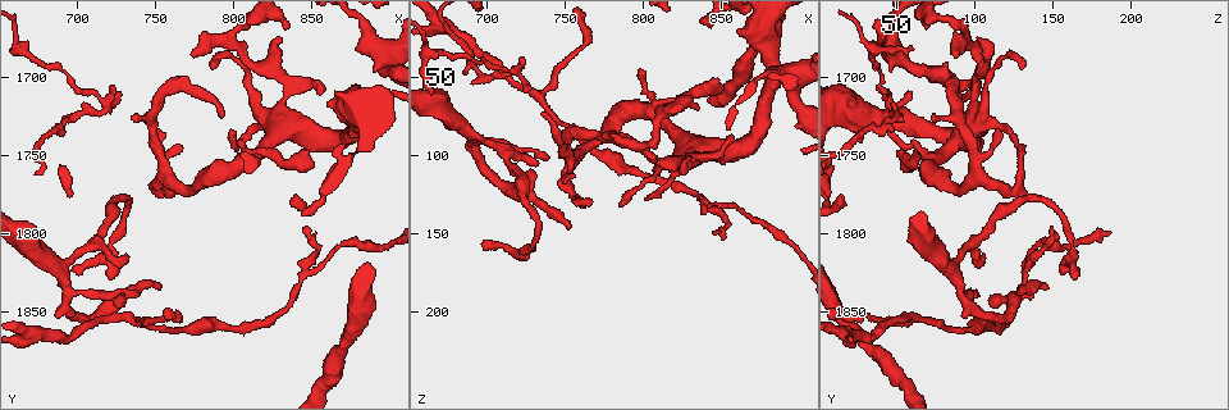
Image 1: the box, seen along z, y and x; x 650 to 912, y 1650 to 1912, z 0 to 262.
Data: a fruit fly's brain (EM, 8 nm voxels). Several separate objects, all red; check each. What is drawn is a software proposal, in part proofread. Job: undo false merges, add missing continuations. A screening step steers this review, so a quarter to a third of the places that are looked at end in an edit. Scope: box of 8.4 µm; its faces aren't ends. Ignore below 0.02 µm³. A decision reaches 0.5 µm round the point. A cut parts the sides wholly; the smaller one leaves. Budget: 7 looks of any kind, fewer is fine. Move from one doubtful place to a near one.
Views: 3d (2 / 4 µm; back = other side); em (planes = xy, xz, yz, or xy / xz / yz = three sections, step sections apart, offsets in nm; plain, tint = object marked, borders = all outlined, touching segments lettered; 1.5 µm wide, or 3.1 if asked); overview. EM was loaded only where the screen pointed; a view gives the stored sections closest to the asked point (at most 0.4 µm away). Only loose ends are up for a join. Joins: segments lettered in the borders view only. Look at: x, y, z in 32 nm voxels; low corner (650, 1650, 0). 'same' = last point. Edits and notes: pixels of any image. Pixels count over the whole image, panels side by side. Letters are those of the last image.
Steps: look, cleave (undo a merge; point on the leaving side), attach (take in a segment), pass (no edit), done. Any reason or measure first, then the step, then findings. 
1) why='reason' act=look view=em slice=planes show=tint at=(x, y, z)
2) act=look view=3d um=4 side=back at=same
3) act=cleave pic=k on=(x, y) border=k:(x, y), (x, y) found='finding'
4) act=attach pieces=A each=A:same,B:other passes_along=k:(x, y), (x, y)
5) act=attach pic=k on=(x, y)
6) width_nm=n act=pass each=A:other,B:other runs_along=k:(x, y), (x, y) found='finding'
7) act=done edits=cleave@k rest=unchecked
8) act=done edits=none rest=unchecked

why='thin end' act=look view=em slice=xy step=8 show=tint at=(698, 1822, 162)

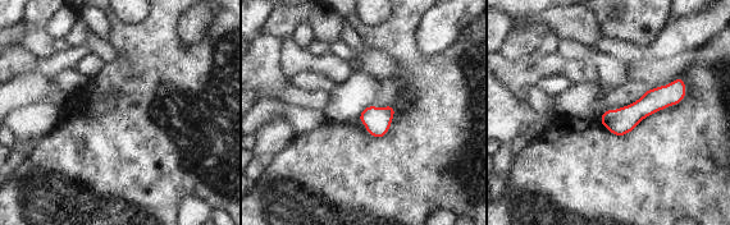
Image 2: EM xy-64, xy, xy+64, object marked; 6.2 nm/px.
act=look view=em slice=planes show=borders at=same

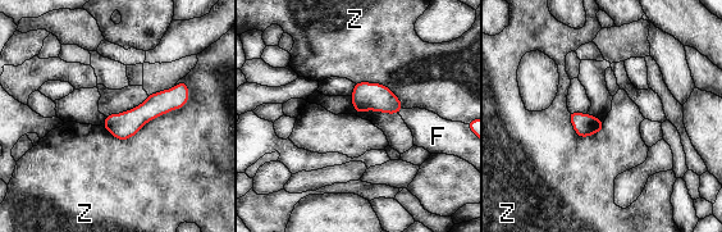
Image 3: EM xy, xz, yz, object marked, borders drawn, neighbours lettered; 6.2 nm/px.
act=pass each=F:other,Z:other runs_along=3:(178, 91), (127, 124), (108, 126) found='none of them fits'

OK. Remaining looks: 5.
why='an open end' act=look view=3d um=2 at=(730, 1814, 106)

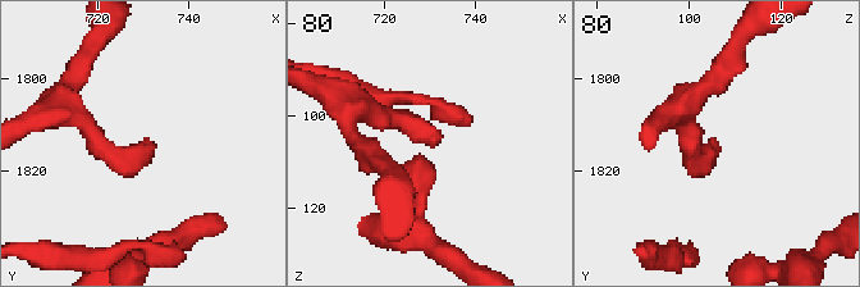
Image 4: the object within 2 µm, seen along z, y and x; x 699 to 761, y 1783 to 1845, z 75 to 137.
act=look view=em slice=planes show=borders at=(731, 1813, 105)

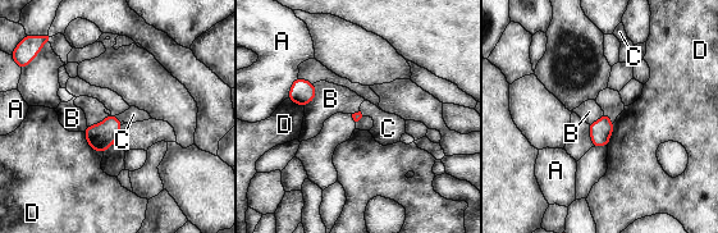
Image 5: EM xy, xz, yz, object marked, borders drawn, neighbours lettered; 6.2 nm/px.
longest_contact=D:190nm act=pass each=A:other,B:other,C:other,D:other border=5:(114, 115), (120, 122) found='none of them fits'

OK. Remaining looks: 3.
why='an open end' act=look view=3d um=2 side=back at=(844, 1794, 150)

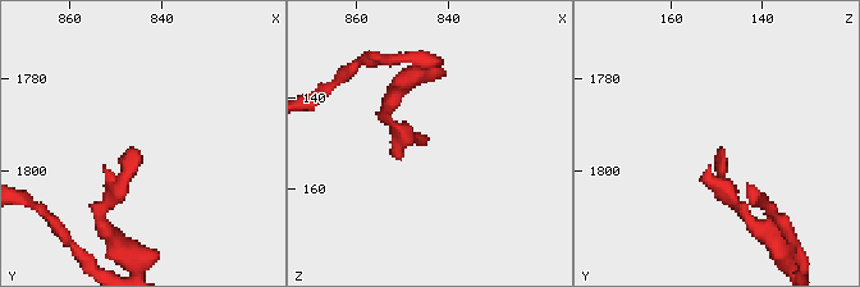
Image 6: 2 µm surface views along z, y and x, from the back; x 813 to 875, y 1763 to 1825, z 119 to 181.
why='need the tissue' act=look view=em slice=xy step=4 show=borders at=(845, 1794, 150)

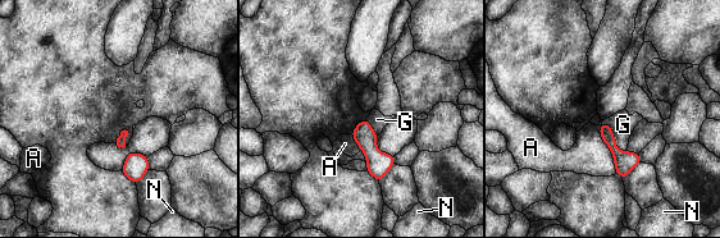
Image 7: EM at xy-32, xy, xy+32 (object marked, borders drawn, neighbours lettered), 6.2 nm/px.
longest_contact=A:320nm act=pass each=A:other,G:other,N:other found='none of them fits'

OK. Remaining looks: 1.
act=done edits=none rest=unchecked

